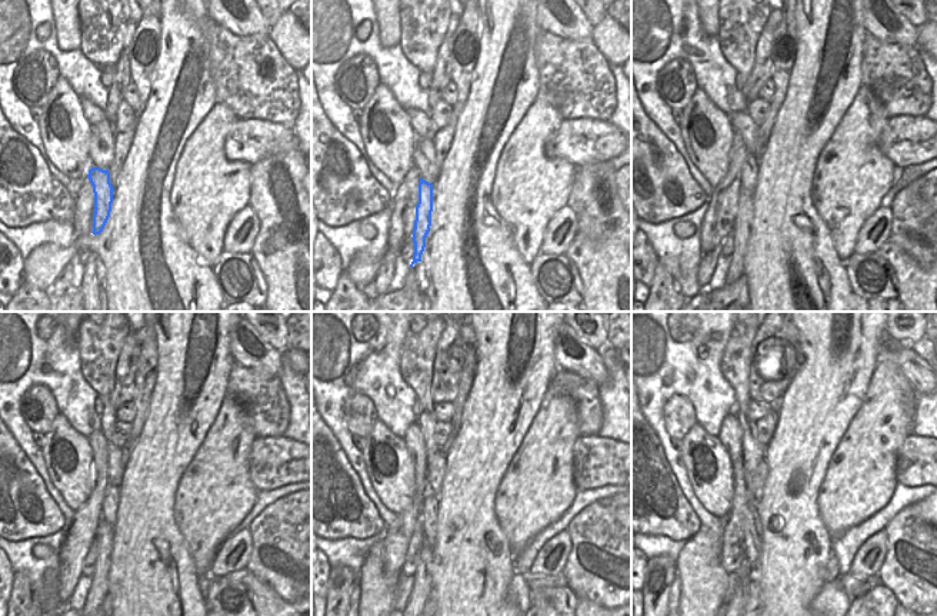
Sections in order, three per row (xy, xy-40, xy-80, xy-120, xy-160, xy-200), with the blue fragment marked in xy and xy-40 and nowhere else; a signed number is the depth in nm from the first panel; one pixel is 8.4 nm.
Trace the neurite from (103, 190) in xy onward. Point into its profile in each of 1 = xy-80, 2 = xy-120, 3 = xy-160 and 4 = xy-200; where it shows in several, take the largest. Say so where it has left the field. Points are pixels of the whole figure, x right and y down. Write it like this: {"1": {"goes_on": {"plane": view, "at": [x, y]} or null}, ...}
{"1": {"goes_on": {"plane": "xy-80", "at": [743, 220]}}, "2": {"goes_on": {"plane": "xy-120", "at": [97, 592]}}, "3": {"goes_on": {"plane": "xy-160", "at": [422, 586]}}, "4": {"goes_on": {"plane": "xy-200", "at": [737, 602]}}}

